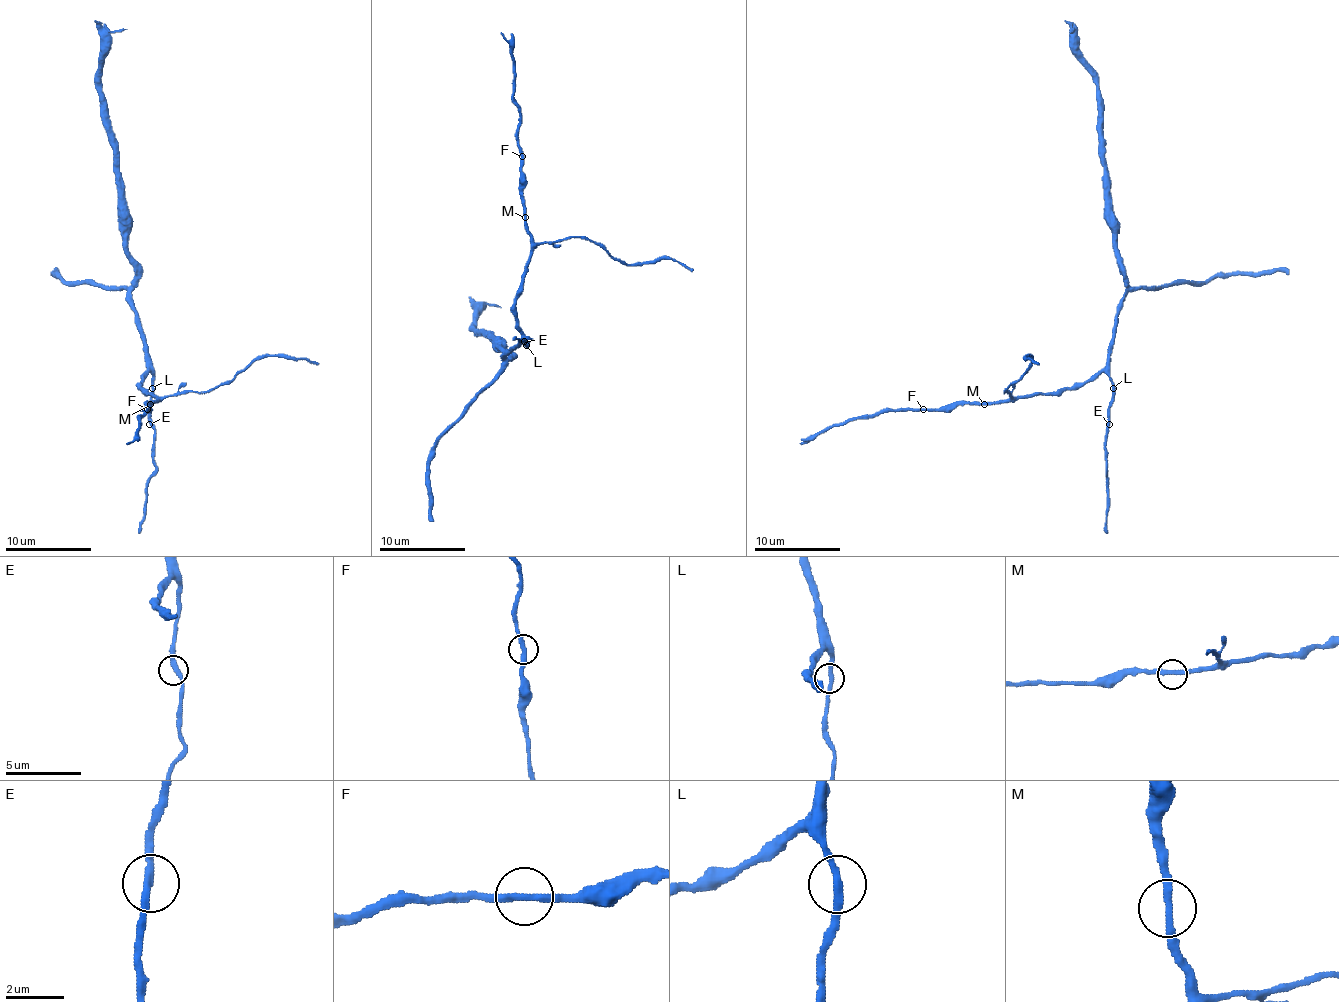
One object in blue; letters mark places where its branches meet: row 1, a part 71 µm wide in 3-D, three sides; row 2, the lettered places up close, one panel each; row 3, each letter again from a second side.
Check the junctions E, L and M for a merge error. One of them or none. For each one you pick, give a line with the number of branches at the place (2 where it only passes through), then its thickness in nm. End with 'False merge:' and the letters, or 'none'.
False merge: none

